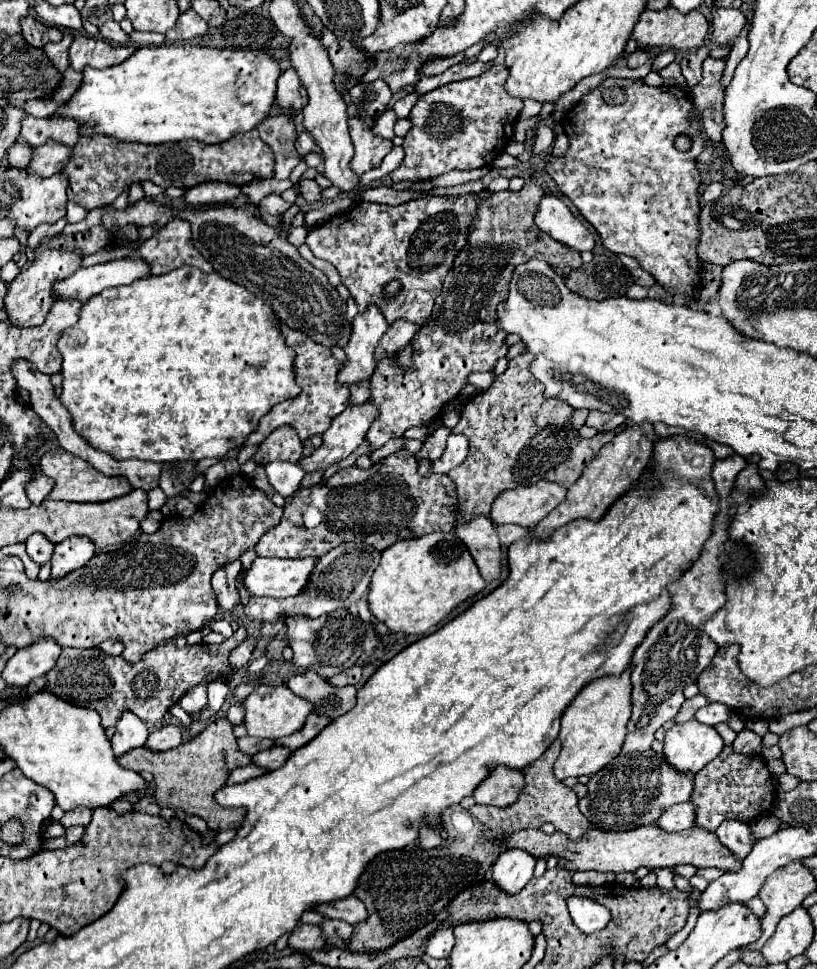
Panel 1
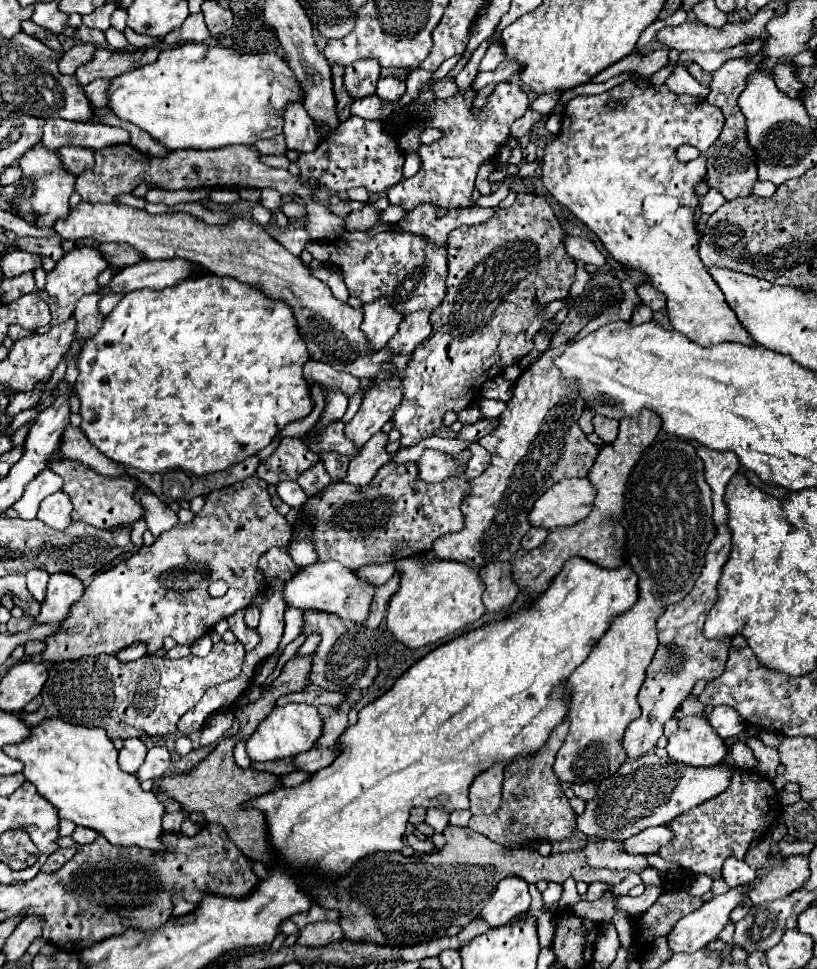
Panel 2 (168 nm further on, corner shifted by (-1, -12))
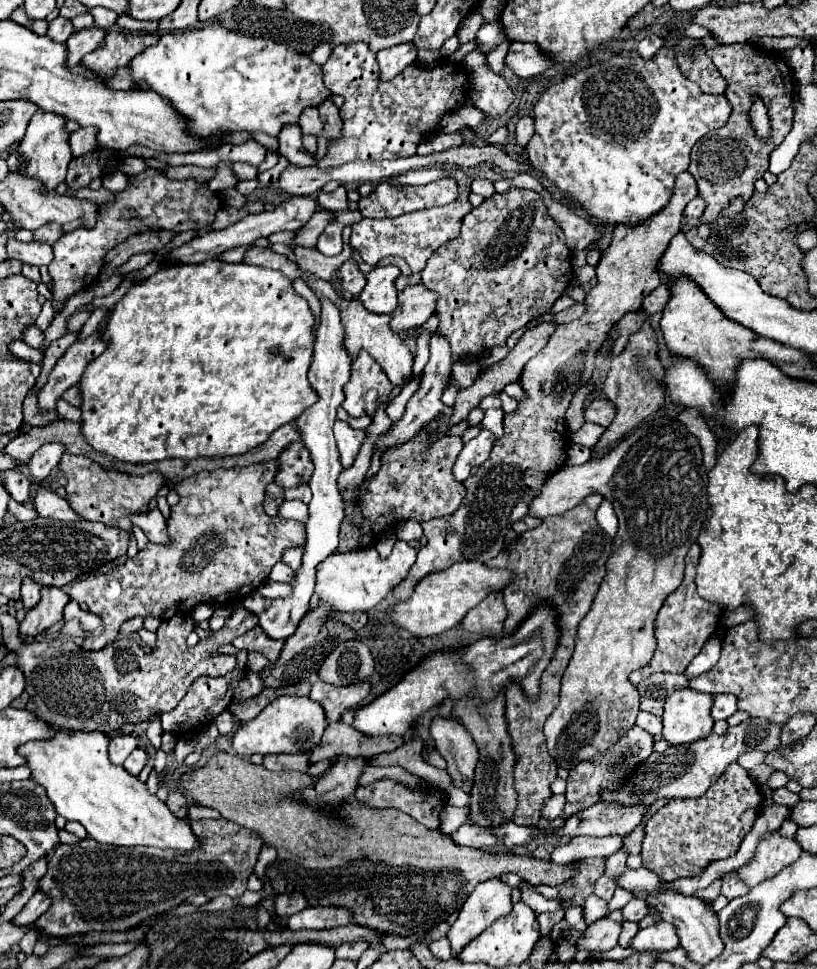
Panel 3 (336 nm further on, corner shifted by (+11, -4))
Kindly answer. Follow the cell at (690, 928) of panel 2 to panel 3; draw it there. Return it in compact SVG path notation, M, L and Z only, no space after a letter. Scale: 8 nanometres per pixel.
M660 920L650 928L638 930L638 934L632 938L630 948L636 952L654 952L654 950L674 950L680 946L680 940L676 936L676 930L672 924Z

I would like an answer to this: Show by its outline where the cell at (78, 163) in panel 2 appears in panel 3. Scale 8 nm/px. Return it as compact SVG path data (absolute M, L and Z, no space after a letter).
M78 128L76 132L70 134L70 146L74 158L86 156L88 152L96 152L96 128Z

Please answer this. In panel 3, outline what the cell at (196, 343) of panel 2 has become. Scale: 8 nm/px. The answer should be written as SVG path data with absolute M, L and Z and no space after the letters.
M210 260L204 264L182 264L182 266L166 266L160 268L154 276L144 280L138 286L132 286L130 292L114 306L110 322L104 330L104 340L108 340L108 348L88 364L80 384L82 384L82 434L88 444L96 450L114 456L122 462L158 462L164 458L200 458L200 456L232 456L244 454L250 448L258 448L268 440L268 436L290 420L298 418L306 408L310 408L318 396L308 382L308 368L312 362L314 350L314 314L308 302L296 294L292 288L292 280L286 278L278 270L250 266L250 264L232 264L222 260Z

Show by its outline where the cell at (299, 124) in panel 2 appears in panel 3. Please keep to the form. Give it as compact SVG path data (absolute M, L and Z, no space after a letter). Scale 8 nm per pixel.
M286 126L280 136L278 136L278 150L280 154L288 160L290 166L298 166L298 168L308 168L308 166L316 166L316 156L308 154L302 146L302 132L300 126Z

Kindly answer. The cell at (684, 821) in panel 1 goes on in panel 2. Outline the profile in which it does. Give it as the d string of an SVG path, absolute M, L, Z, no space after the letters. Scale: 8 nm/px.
M656 826L646 828L646 832L640 832L622 844L632 854L656 854L668 840L672 840L672 830L668 826Z

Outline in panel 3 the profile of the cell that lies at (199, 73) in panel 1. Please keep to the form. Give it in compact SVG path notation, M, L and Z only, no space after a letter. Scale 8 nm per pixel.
M222 24L164 34L156 46L150 46L138 54L130 66L134 80L140 82L142 90L156 90L160 96L166 96L172 106L186 116L190 130L202 136L216 130L246 130L278 136L284 126L298 124L300 114L306 108L318 108L326 98L330 98L330 92L322 82L322 68L316 66L308 54L286 44L278 44L272 38L242 36L224 28Z

